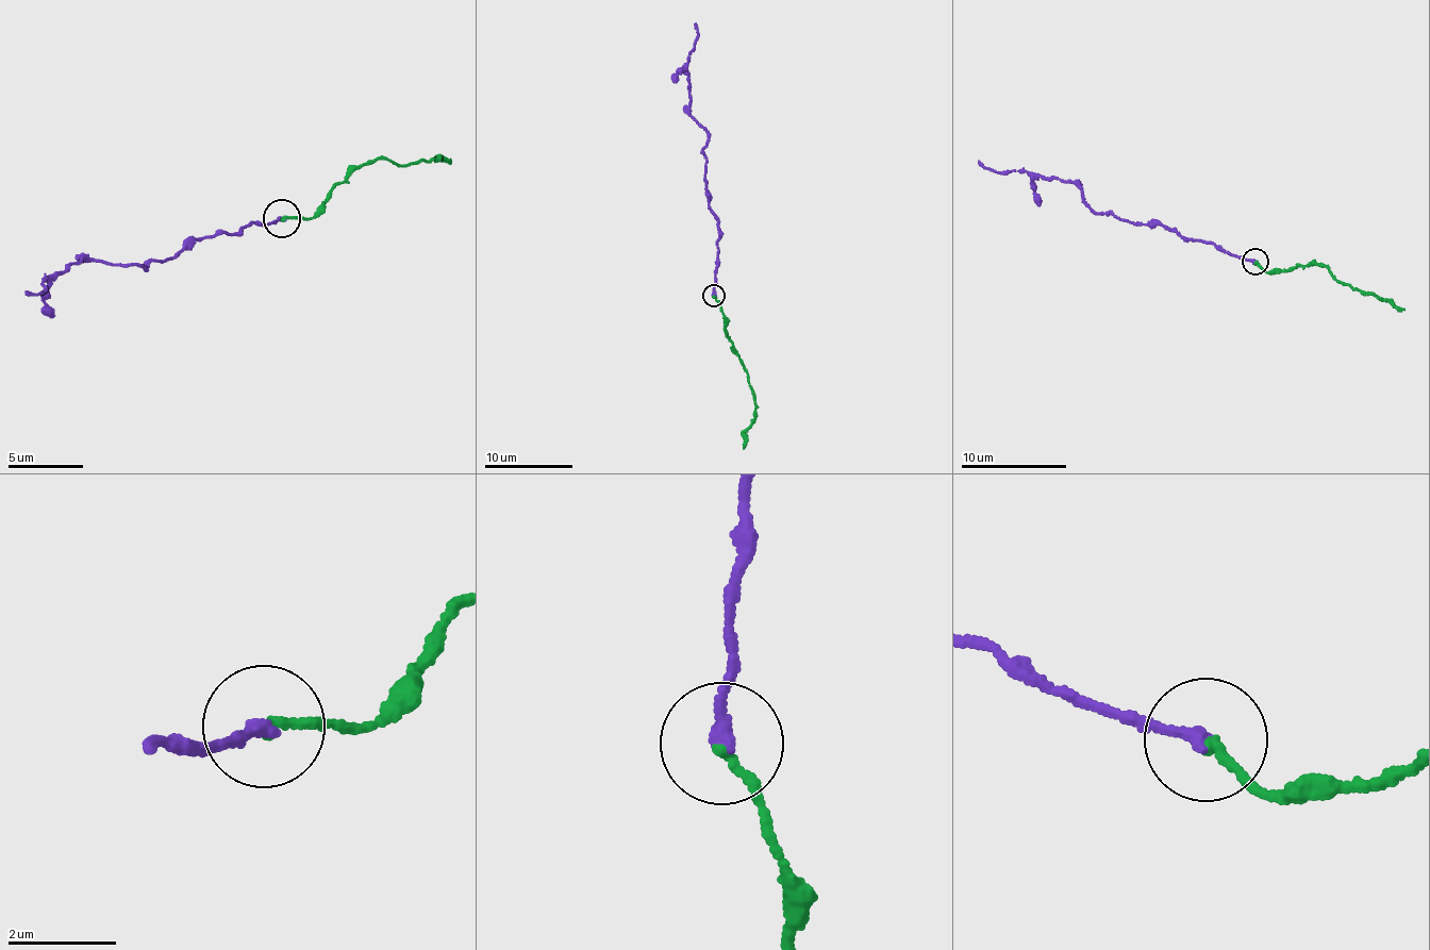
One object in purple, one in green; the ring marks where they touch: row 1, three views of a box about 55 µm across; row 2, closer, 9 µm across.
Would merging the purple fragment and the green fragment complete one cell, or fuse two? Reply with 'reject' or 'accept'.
accept

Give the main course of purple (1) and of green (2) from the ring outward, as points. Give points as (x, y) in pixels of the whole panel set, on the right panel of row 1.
1: (1256, 263), (1164, 224), (1093, 213), (1079, 185), (1019, 171), (987, 168), (978, 160)
2: (1256, 263), (1266, 271), (1319, 264), (1329, 269), (1335, 281), (1351, 288), (1373, 292), (1404, 309)

